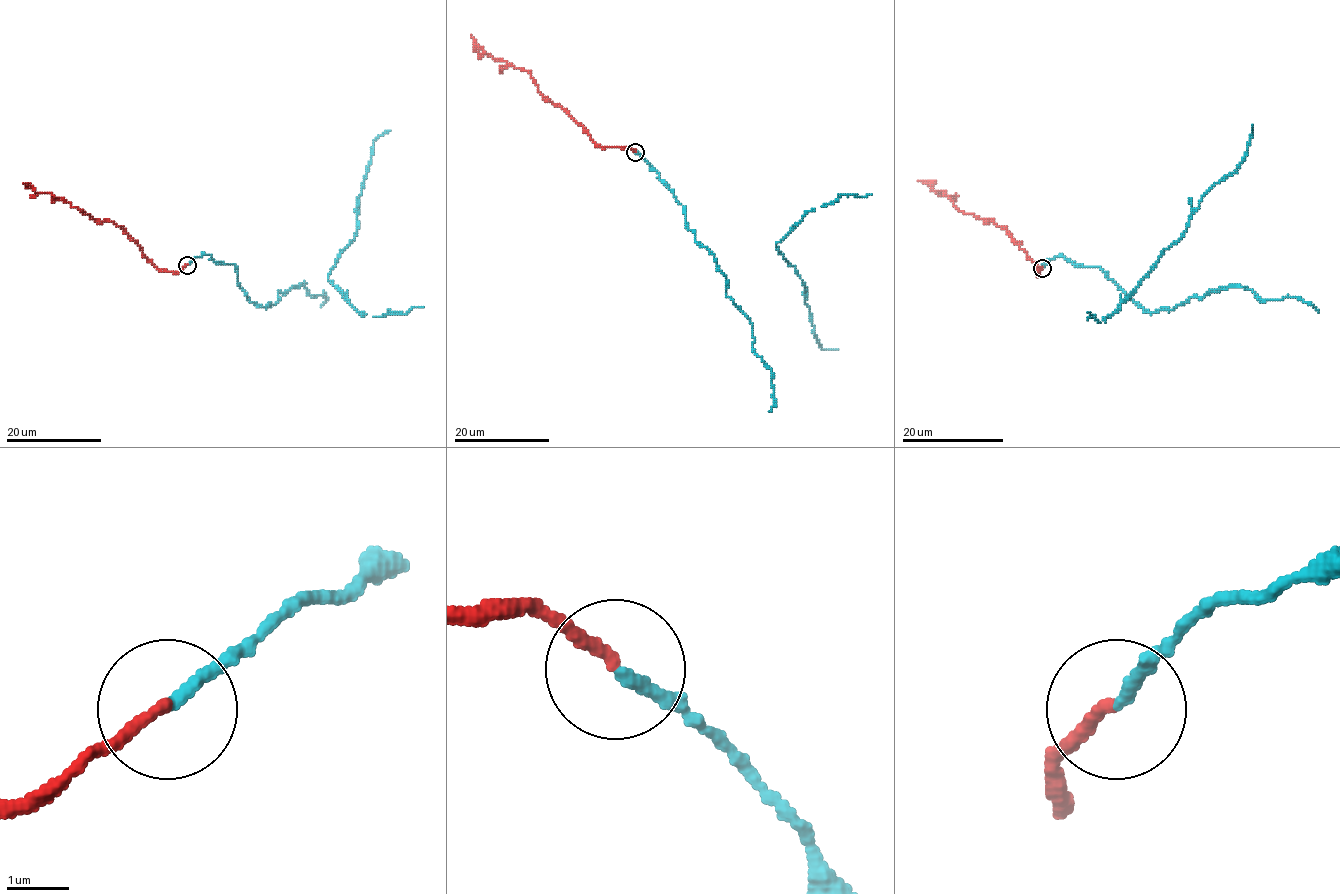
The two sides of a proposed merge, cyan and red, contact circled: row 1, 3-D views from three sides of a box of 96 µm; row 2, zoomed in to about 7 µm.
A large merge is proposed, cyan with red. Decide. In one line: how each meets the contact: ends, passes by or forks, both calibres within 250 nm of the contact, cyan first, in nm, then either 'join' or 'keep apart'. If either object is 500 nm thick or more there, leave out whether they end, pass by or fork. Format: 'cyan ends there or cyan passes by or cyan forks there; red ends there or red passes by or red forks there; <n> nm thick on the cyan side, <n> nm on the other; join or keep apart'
cyan ends there; red ends there; 200 nm thick on the cyan side, 200 nm on the other; join

